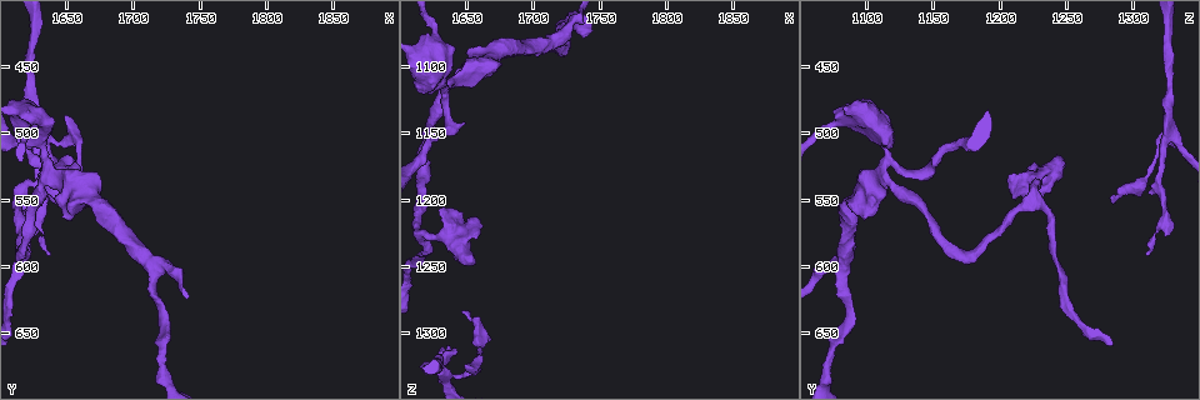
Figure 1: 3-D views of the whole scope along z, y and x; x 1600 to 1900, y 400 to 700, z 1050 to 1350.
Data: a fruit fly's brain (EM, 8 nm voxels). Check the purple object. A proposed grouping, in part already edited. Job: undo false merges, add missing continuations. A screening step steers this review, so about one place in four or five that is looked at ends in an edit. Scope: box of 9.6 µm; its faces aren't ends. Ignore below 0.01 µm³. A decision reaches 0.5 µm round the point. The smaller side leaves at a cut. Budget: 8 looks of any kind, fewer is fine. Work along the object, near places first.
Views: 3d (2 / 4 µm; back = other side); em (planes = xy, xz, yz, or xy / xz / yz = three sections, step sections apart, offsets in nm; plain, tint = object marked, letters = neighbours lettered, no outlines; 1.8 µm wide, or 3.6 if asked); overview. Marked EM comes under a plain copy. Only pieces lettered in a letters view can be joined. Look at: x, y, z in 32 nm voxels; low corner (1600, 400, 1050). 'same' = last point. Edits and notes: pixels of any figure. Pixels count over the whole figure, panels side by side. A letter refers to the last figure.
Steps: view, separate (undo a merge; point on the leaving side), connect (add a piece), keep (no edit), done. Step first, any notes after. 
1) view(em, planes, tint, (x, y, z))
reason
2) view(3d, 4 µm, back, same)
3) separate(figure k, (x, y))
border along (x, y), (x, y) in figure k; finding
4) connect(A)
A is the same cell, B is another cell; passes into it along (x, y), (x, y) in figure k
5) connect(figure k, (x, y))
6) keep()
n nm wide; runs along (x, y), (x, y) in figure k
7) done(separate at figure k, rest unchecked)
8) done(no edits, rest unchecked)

view(em, 3.6 µm, xz, step 4, tint, (1646, 550, 1284))
free end

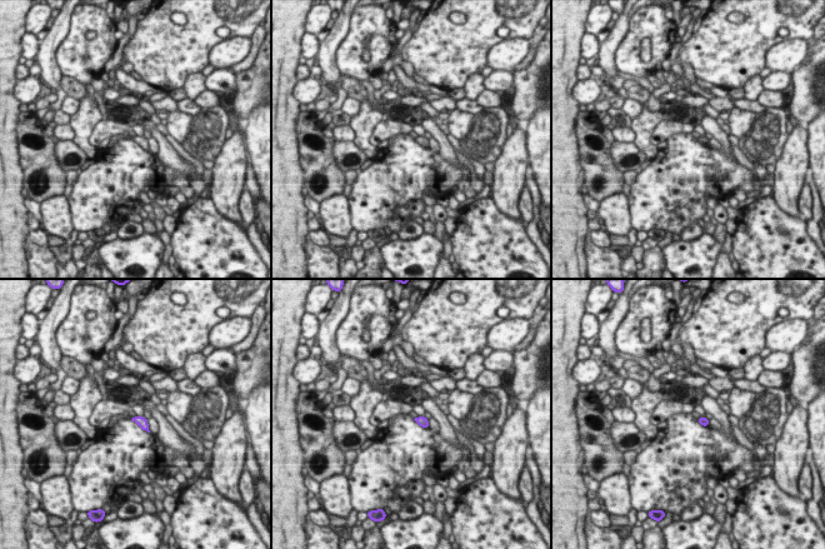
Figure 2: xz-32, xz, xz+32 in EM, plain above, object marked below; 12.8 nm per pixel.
view(em, 3.6 µm, xy, step 4, tint, same)

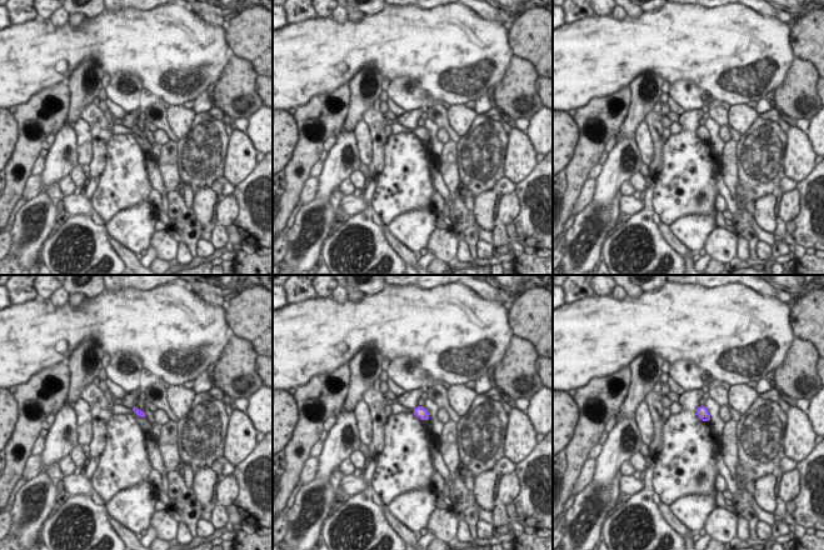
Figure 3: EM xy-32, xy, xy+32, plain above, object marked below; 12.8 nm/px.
view(em, 3.6 µm, xy, step 4, letters, same)

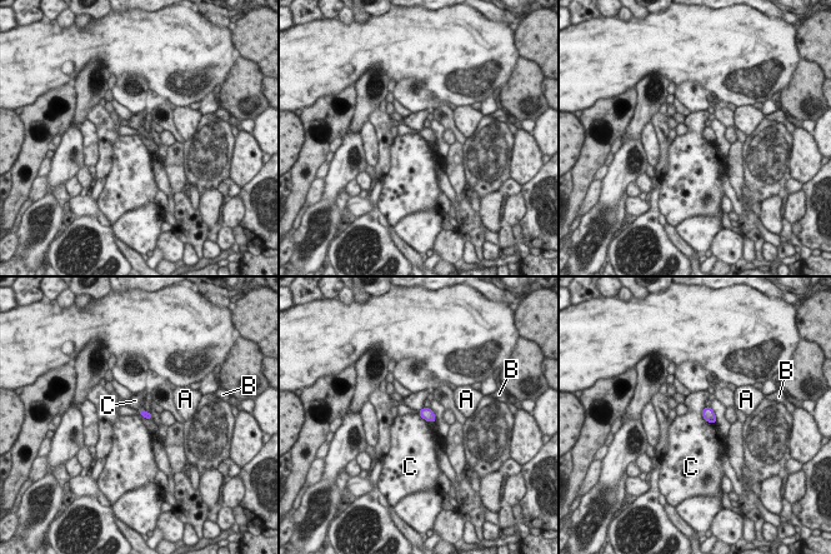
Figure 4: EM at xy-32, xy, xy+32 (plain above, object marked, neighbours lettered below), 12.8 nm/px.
keep()
A, B and C are other cells; border along (704, 407), (701, 415), (714, 424) in figure 4; none of them fits

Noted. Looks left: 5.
view(em, planes, letters, (1648, 486, 1326))
branch stops here

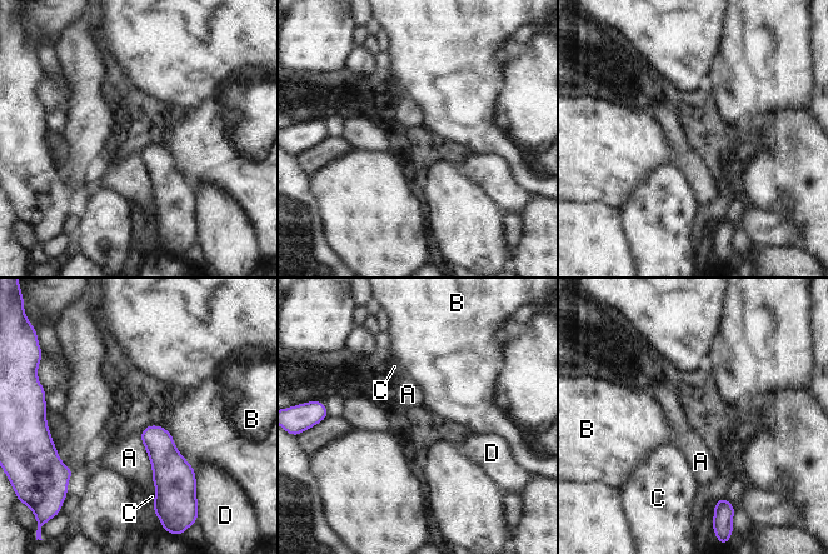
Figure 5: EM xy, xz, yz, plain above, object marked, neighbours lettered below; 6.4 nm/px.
keep()
A, B, C and D are other cells; border along (139, 437), (150, 463), (154, 484) in figure 5; no lettered piece goes on from it

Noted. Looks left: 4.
view(em, planes, tint, (1636, 528, 1114))
four or more arms meet

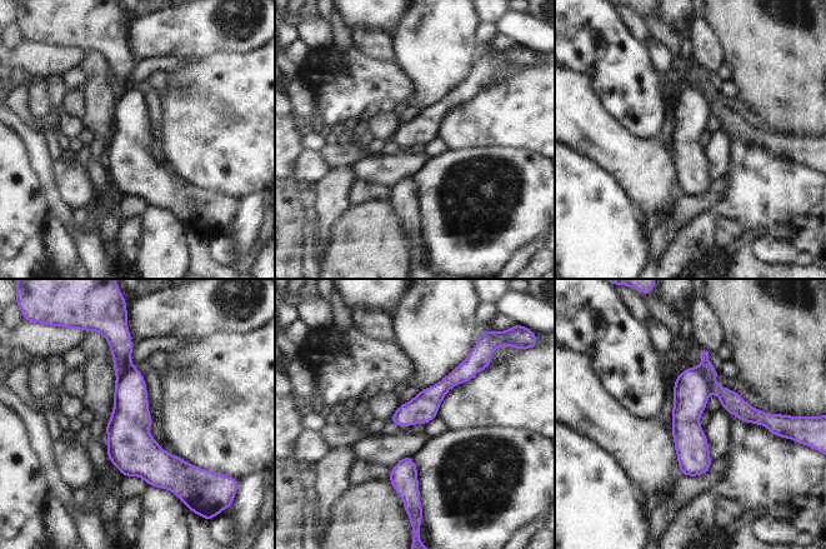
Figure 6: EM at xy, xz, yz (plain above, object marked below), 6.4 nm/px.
view(em, planes, letters, same)
see the neighbours

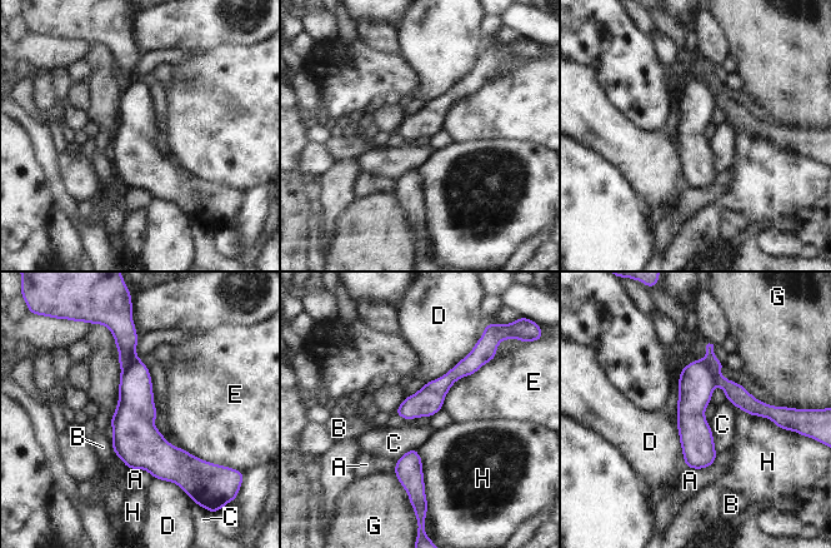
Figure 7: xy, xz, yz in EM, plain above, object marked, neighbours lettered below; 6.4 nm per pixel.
separate(figure 7, (735, 393))
180 nm wide; E touches over 440 nm; A, B, C, D, E, G and H are other cells; a second neuron is stuck on

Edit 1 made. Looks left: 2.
done(separate at figure 7, rest unchecked)

